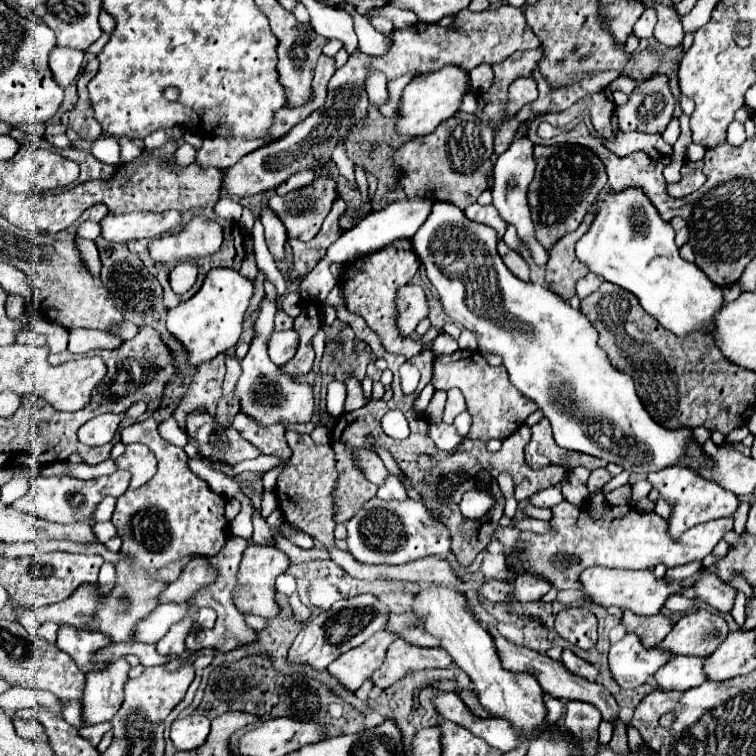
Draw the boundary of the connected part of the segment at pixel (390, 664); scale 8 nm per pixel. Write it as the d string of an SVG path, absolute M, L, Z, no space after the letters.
M397 639L393 645L389 645L385 663L373 673L373 683L381 689L391 687L411 671L429 669L429 659L435 657L437 661L447 661L445 665L451 665L451 657L441 647L417 647L409 645L405 639Z

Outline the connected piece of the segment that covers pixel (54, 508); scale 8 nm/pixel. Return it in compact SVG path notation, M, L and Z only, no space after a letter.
M115 471L115 473L111 473L111 475L107 475L107 477L97 477L97 479L89 479L89 481L83 481L83 479L75 479L75 477L39 477L39 479L31 479L31 485L29 485L29 491L27 491L27 495L23 497L23 499L17 499L15 503L11 503L9 507L13 507L13 509L17 509L17 511L23 511L23 513L29 513L29 515L35 515L35 517L41 517L41 519L45 519L45 521L55 521L55 523L75 523L75 521L89 521L91 525L93 525L93 521L91 521L91 513L93 513L93 509L95 509L95 505L103 499L103 497L107 497L107 495L111 495L111 497L119 497L119 495L123 495L125 491L127 491L127 487L129 487L129 473L127 471Z

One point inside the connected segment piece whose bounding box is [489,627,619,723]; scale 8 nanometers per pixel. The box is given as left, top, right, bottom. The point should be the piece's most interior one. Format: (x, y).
(555, 679)

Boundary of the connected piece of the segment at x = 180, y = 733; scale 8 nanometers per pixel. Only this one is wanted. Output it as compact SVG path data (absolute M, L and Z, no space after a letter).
M189 715L185 719L177 719L171 725L171 741L177 749L189 751L197 749L211 731L211 719L205 715Z

